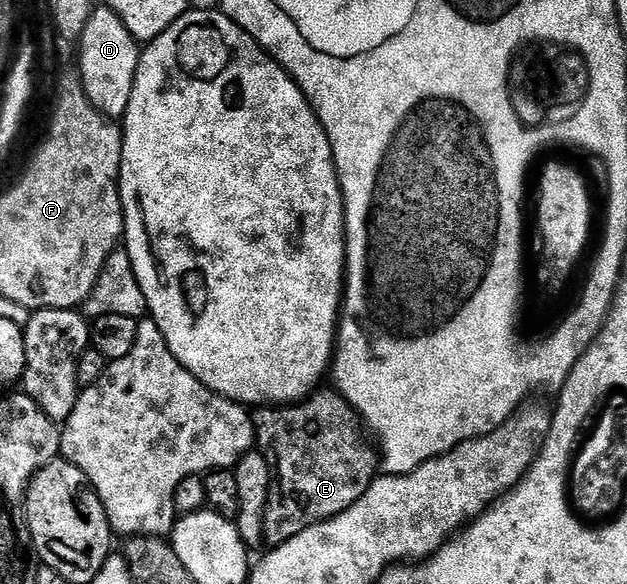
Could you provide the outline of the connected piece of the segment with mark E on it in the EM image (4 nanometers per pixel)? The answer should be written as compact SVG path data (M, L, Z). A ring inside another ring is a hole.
M316 389L302 402L278 408L259 408L253 414L257 446L271 469L271 491L267 497L267 510L263 513L263 529L272 547L288 542L306 526L323 522L326 518L336 518L348 510L367 491L377 474L377 454L371 451L370 444L363 439L364 427L354 405L338 390L323 389Z

